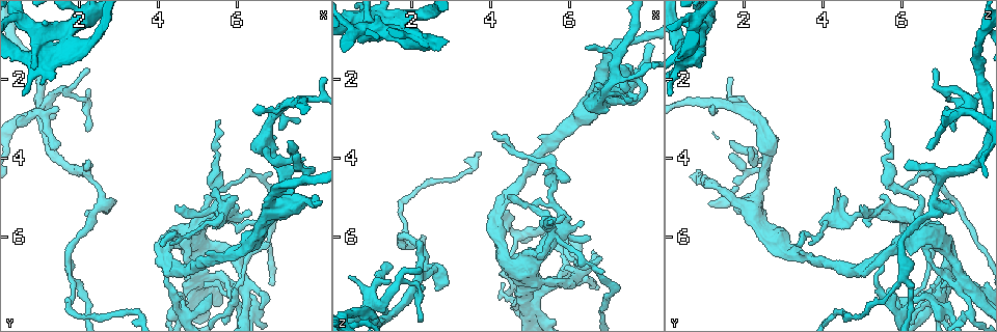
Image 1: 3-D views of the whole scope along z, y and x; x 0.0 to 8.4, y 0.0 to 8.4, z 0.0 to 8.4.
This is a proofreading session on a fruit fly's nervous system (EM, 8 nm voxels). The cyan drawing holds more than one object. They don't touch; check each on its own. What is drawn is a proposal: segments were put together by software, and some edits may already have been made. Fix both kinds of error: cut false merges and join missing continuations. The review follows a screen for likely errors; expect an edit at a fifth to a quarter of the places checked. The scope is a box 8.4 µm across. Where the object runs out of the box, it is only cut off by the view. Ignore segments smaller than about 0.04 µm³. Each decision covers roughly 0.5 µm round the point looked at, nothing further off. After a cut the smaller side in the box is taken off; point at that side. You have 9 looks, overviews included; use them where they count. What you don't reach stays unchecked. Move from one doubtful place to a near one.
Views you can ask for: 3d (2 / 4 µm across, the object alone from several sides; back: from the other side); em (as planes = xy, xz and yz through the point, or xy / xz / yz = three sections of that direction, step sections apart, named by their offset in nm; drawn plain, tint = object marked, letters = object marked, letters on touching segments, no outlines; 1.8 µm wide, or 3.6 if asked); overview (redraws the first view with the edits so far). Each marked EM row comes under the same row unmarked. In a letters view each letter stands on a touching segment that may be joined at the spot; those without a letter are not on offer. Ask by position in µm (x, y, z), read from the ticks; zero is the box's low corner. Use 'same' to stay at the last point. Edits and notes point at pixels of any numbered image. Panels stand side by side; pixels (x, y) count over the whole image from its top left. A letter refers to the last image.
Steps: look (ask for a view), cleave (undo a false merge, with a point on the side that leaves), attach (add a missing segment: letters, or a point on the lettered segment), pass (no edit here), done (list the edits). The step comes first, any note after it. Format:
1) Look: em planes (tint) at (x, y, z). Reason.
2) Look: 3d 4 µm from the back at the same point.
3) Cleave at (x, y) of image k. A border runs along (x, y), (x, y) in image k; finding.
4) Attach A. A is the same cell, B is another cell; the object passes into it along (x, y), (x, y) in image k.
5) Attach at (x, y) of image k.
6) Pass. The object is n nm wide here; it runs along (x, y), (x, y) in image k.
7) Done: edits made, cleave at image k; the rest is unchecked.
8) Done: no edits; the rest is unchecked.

Look: em planes (letters) at (1.85, 7.05, 6.00). Three arms meet.

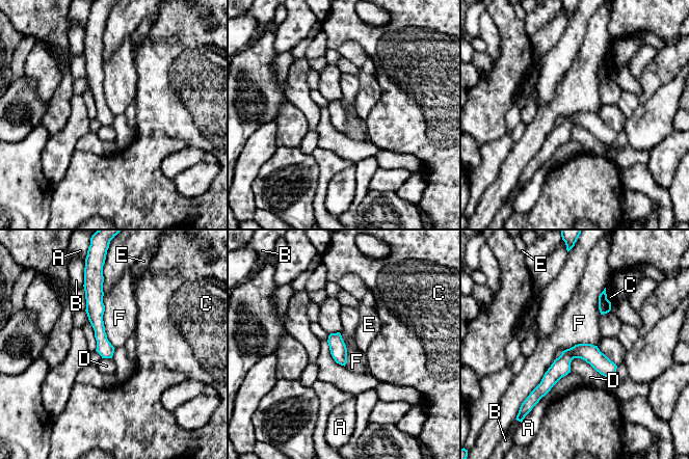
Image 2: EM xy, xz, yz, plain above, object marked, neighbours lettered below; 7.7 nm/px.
Pass. The longest contact is with F, 440 nm; A, B, C, D, E and F are other cells; continuous, no second cell.

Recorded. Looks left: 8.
Look: 3d 2 µm at (1.45, 3.70, 6.70). Branch stops here.

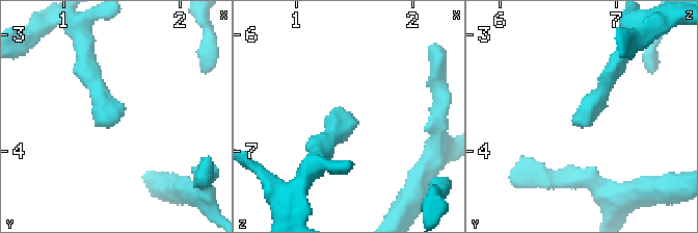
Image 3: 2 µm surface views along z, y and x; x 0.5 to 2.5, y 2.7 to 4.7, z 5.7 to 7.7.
Look: em xy step 8 (letters) at (1.46, 3.74, 6.68).

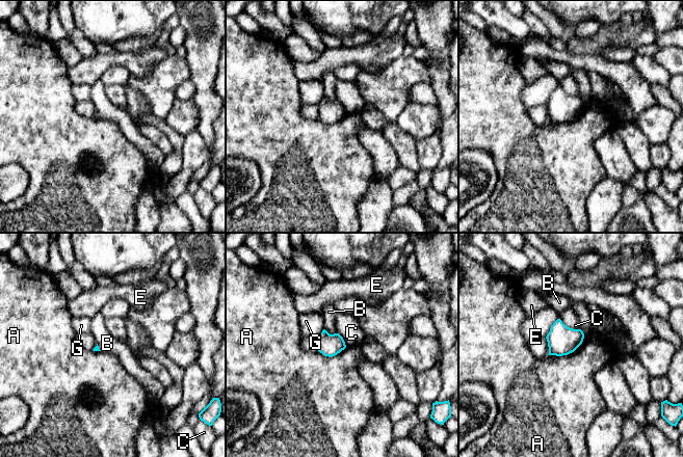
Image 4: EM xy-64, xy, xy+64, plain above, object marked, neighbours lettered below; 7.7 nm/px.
Look: em planes (letters) at the same point.

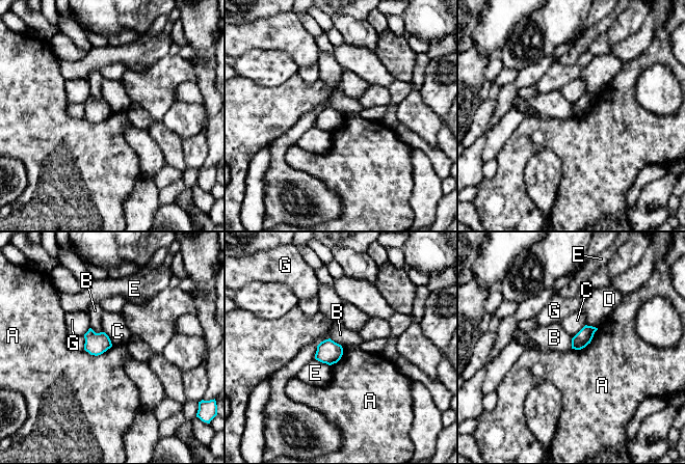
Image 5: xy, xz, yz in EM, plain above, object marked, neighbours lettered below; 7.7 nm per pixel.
Pass. The object is 120 nm wide here; A, B, C, D, E and G are other cells; no lettered segment goes on from it.

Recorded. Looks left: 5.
Look: 3d 2 µm at (2.25, 1.75, 6.80). Branch stops here.

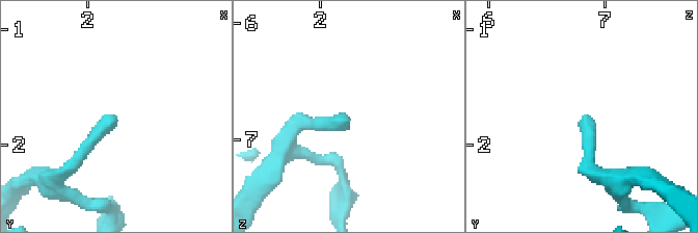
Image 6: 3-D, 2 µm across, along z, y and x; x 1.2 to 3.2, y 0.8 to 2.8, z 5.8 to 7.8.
Look: em planes (letters) at (2.22, 1.76, 6.84).

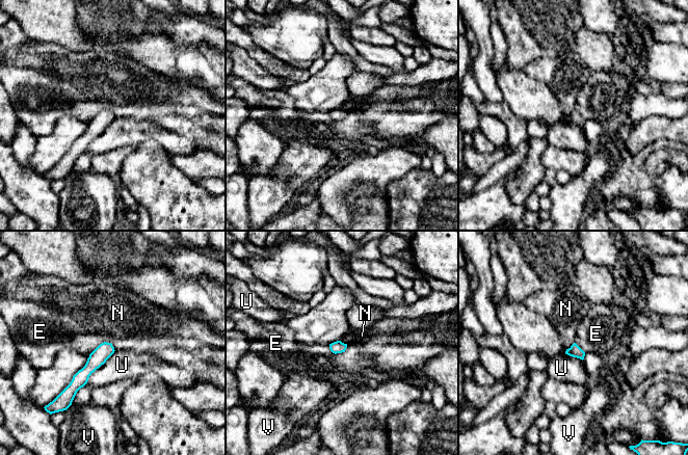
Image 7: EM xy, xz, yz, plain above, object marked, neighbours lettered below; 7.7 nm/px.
Pass. The longest contact is with U, 340 nm; E, N, U and V are other cells; no lettered segment goes on from it.

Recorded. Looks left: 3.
Look: 3d 4 µm at (4.15, 6.65, 5.40). Three-way junction.

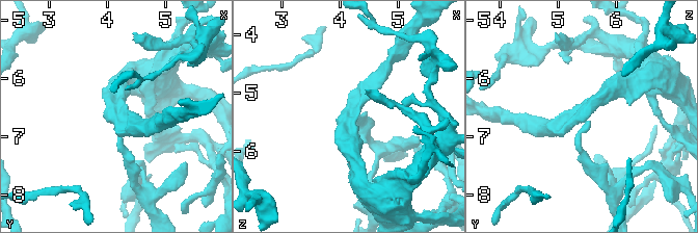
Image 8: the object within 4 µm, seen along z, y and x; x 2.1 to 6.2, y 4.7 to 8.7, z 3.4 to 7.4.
Look: em xy step 8 (letters) at (4.15, 6.70, 5.40). 3 arms meet here.

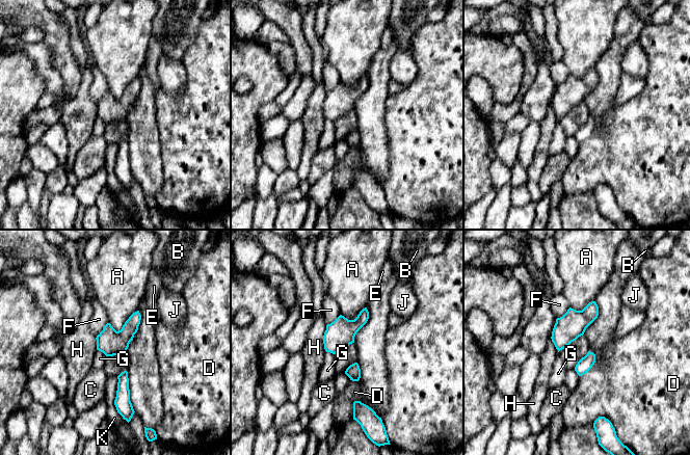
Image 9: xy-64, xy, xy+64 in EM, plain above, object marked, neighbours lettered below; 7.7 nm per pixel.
Pass. The longest contact is with K, 320 nm; A, B, C, D, E, F, G, H, J and K are other cells; all the same cell.

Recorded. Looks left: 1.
Done: no edits; the rest is unchecked.

